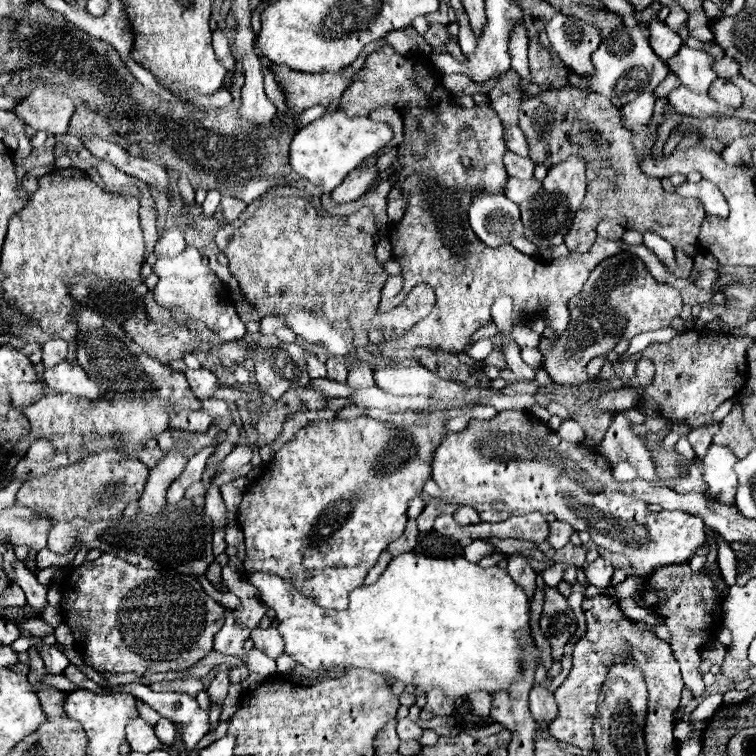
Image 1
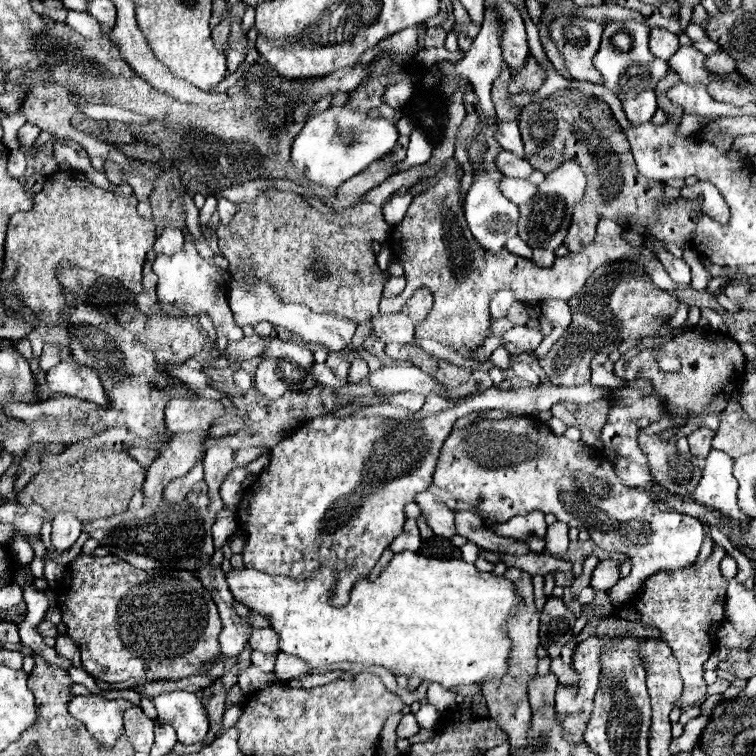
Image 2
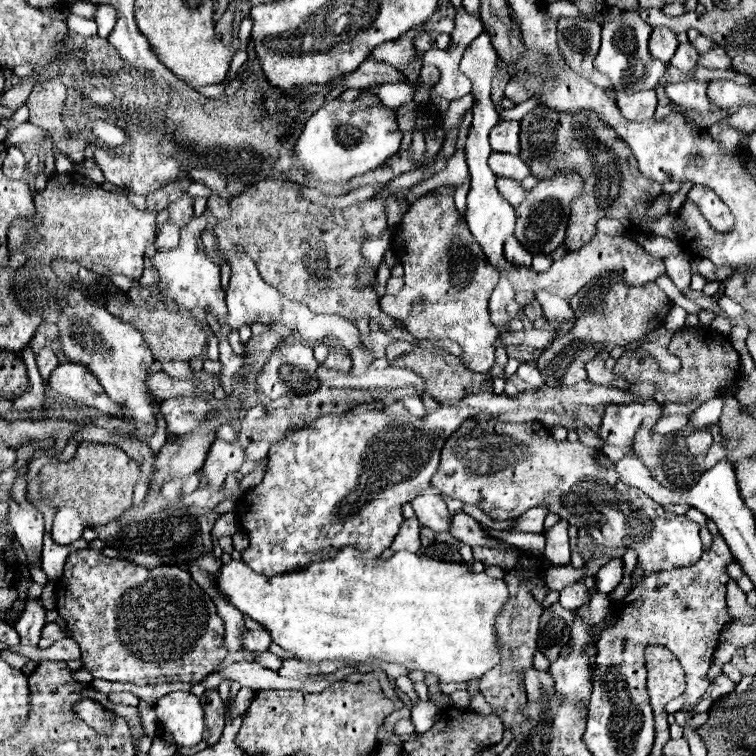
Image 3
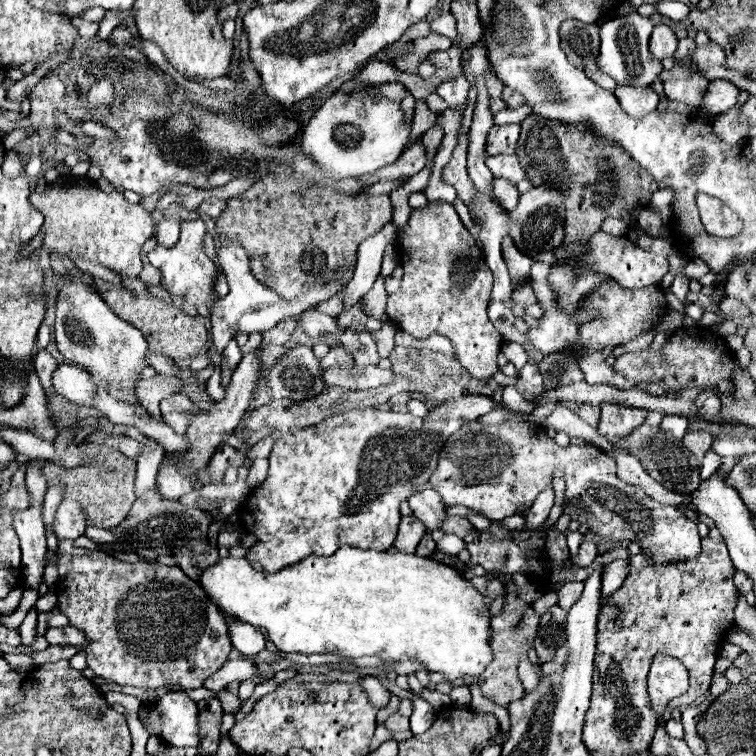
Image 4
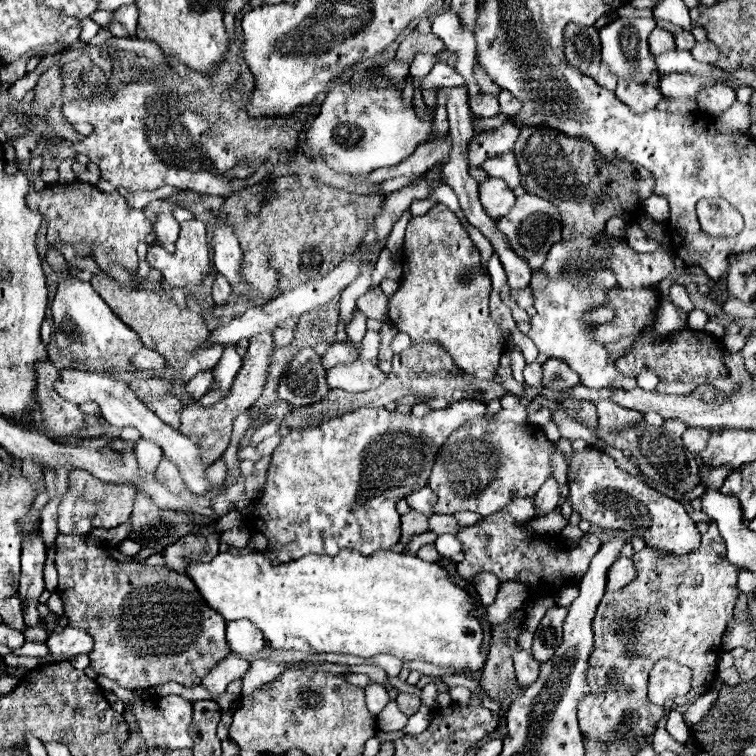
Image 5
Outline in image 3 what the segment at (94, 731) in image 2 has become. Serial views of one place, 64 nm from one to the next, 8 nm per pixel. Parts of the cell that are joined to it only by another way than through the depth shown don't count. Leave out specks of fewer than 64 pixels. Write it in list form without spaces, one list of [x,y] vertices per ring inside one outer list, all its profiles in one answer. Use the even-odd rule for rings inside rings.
[[[82,700],[76,704],[74,710],[78,712],[78,716],[82,716],[82,720],[86,720],[98,732],[110,732],[110,716],[112,714],[102,704],[98,704],[94,700]]]

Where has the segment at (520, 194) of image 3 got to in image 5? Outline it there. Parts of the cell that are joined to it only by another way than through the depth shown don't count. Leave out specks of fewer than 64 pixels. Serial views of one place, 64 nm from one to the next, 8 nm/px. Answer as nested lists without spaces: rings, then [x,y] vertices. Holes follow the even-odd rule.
[[[486,180],[486,182],[482,182],[480,188],[478,188],[478,194],[480,194],[480,202],[482,202],[484,212],[492,220],[502,218],[514,206],[514,200],[516,200],[512,190],[506,188],[504,180]]]

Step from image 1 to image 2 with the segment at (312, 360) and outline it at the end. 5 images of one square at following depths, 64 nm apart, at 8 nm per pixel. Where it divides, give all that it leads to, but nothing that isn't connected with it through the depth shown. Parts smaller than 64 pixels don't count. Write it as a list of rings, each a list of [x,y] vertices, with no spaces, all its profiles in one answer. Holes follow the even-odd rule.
[[[318,362],[312,366],[312,374],[314,374],[314,378],[316,378],[320,384],[324,384],[324,386],[328,386],[328,388],[340,388],[340,386],[344,386],[344,384],[350,384],[348,380],[342,380],[342,378],[338,378],[336,374],[332,374],[332,370],[330,370],[328,366],[318,364]]]

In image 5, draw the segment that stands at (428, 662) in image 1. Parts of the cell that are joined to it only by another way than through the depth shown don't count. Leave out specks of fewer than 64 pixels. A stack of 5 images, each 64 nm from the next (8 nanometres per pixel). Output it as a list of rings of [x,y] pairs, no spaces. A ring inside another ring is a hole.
[[[342,550],[338,556],[308,554],[300,560],[274,564],[272,552],[252,552],[244,556],[220,552],[212,562],[192,560],[186,574],[212,610],[222,614],[226,622],[248,618],[262,630],[264,640],[270,642],[272,648],[310,654],[334,652],[364,658],[392,654],[402,660],[424,660],[434,666],[454,666],[456,670],[480,670],[486,662],[486,656],[480,652],[484,634],[482,624],[470,616],[474,608],[472,598],[450,580],[440,564],[416,556],[380,550],[366,558],[354,550]]]

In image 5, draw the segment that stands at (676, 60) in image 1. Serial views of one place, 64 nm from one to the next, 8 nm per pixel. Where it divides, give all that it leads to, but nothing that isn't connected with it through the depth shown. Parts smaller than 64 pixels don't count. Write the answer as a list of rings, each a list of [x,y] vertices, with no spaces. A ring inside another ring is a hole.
[[[678,30],[674,34],[674,40],[676,40],[678,50],[690,50],[694,46],[694,36],[688,30]]]

